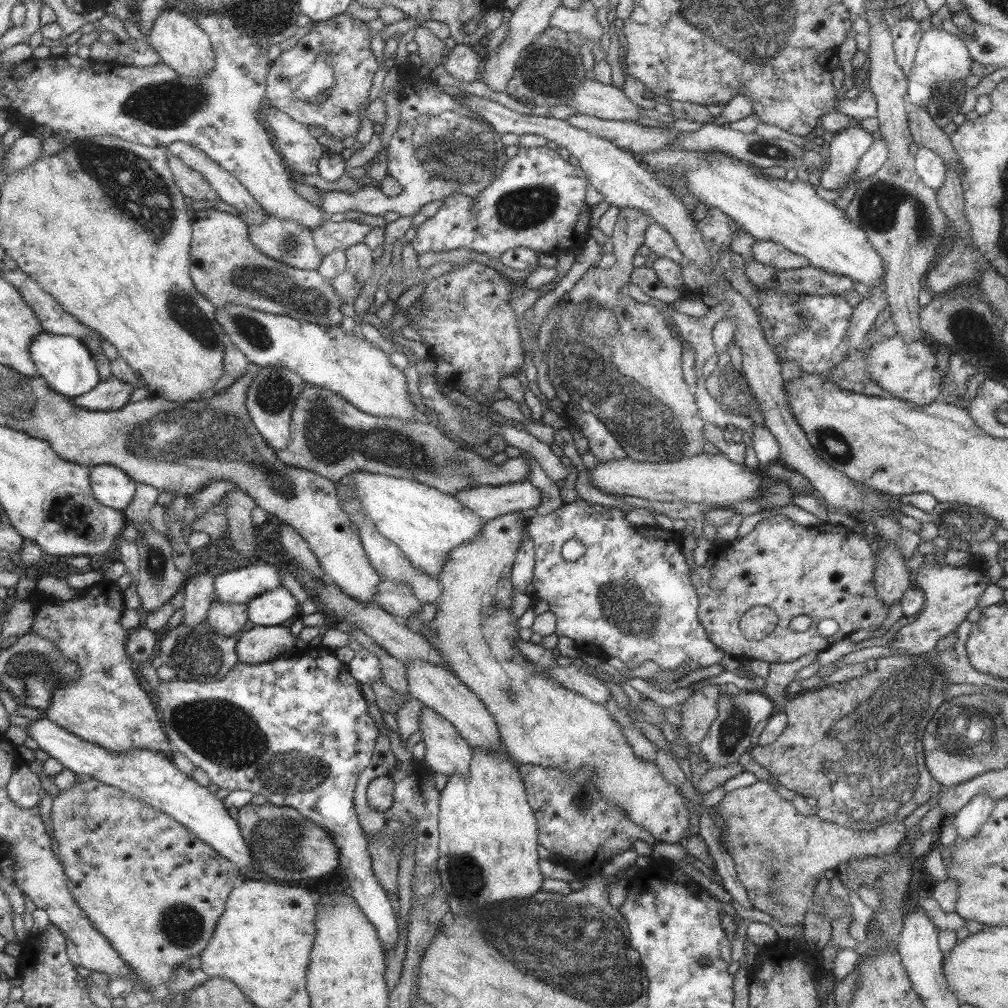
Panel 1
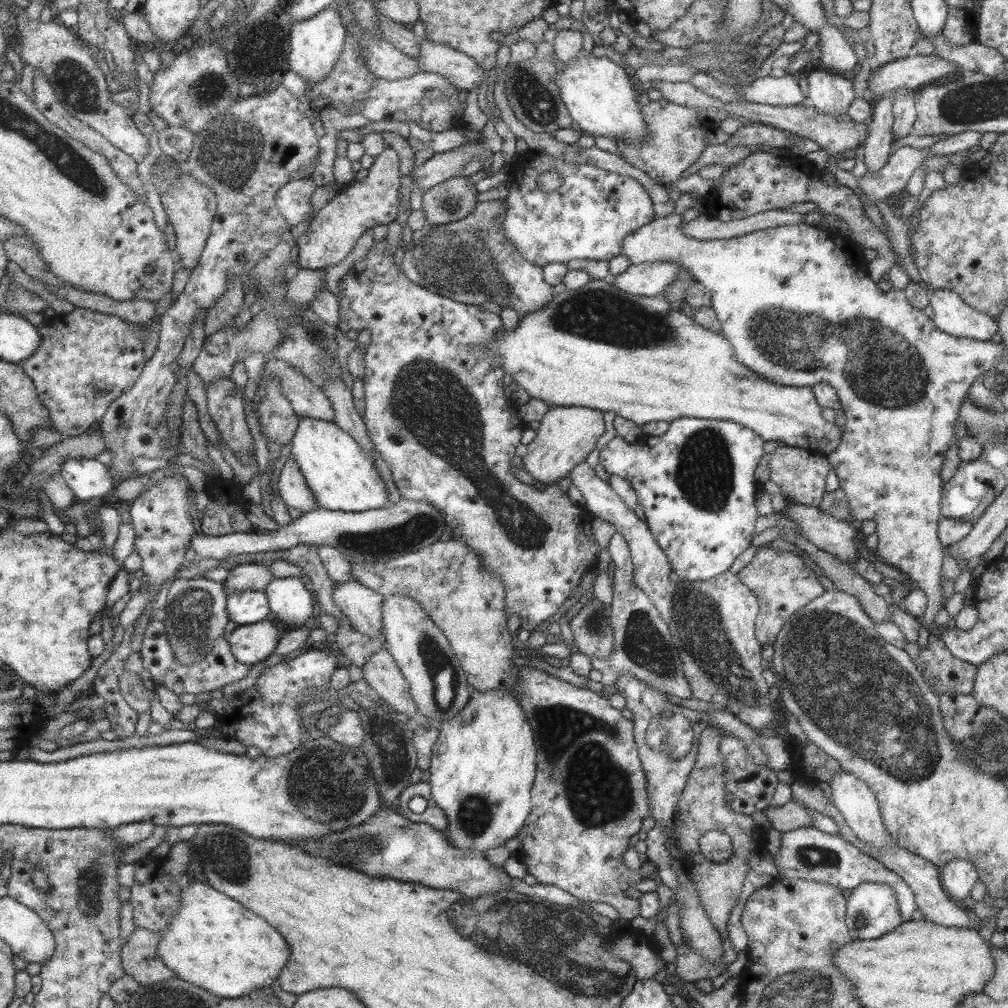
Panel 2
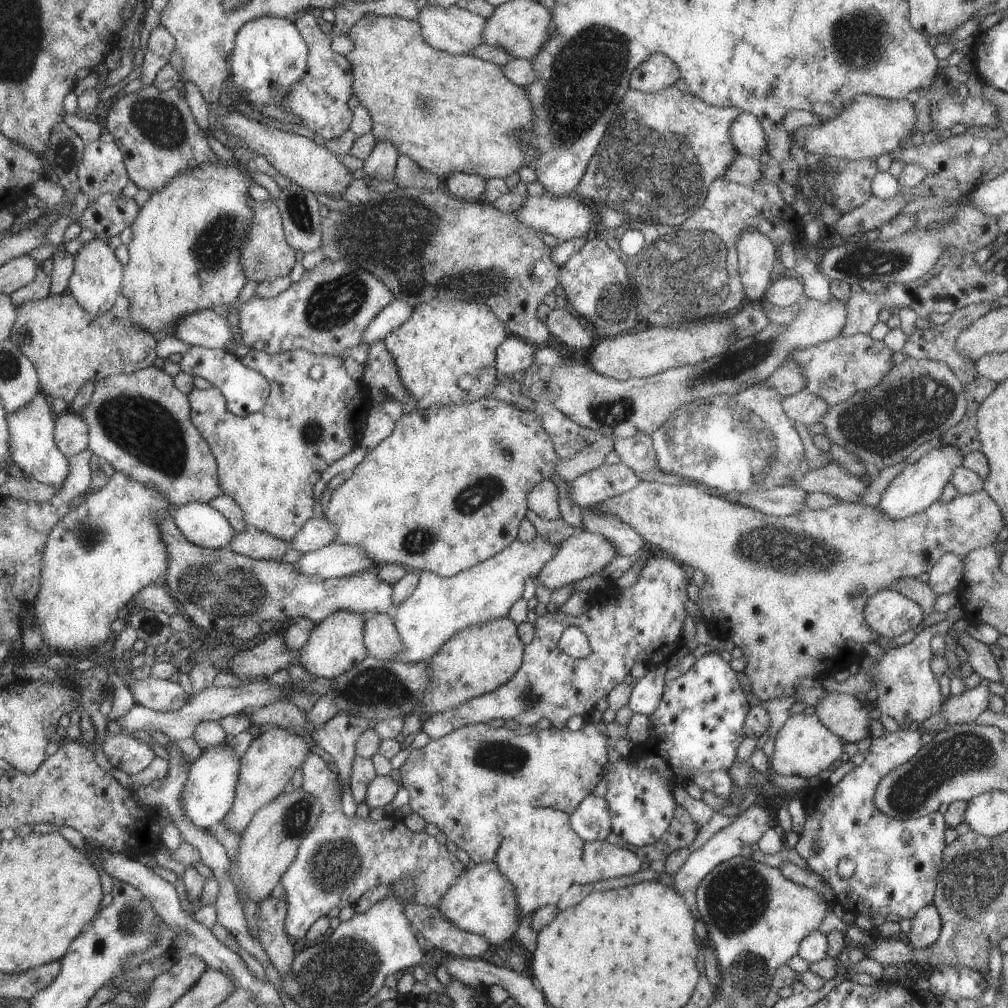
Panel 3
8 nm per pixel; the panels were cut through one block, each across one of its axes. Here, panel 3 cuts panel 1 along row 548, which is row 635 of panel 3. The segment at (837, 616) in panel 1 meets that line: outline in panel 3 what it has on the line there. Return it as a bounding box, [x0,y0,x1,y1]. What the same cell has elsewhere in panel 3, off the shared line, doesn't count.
[597,481,1004,702]

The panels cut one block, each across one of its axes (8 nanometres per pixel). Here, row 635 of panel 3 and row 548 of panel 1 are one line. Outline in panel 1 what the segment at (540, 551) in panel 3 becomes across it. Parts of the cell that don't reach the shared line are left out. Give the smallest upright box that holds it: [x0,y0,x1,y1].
[336,471,485,579]

